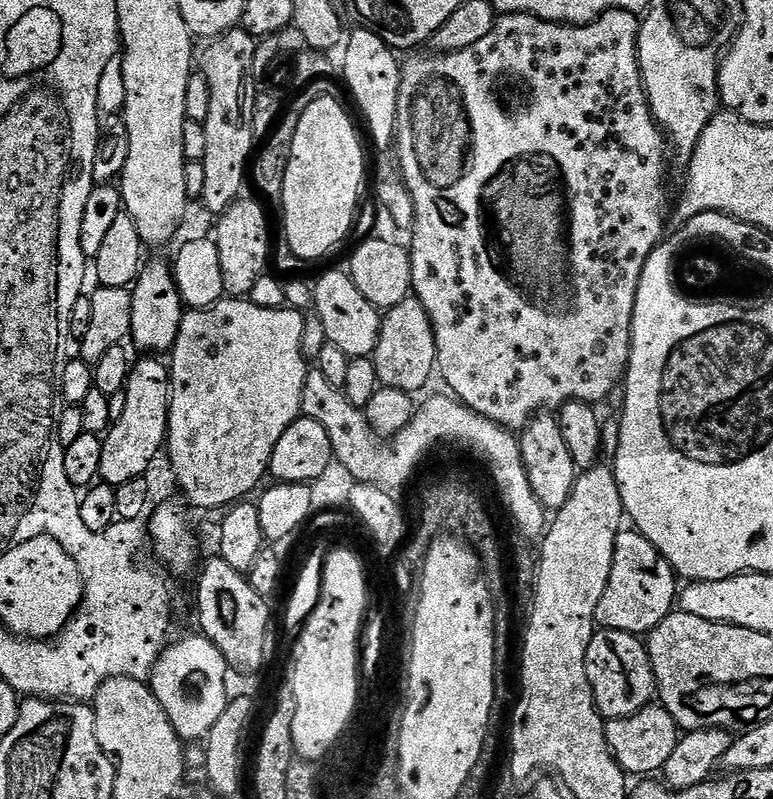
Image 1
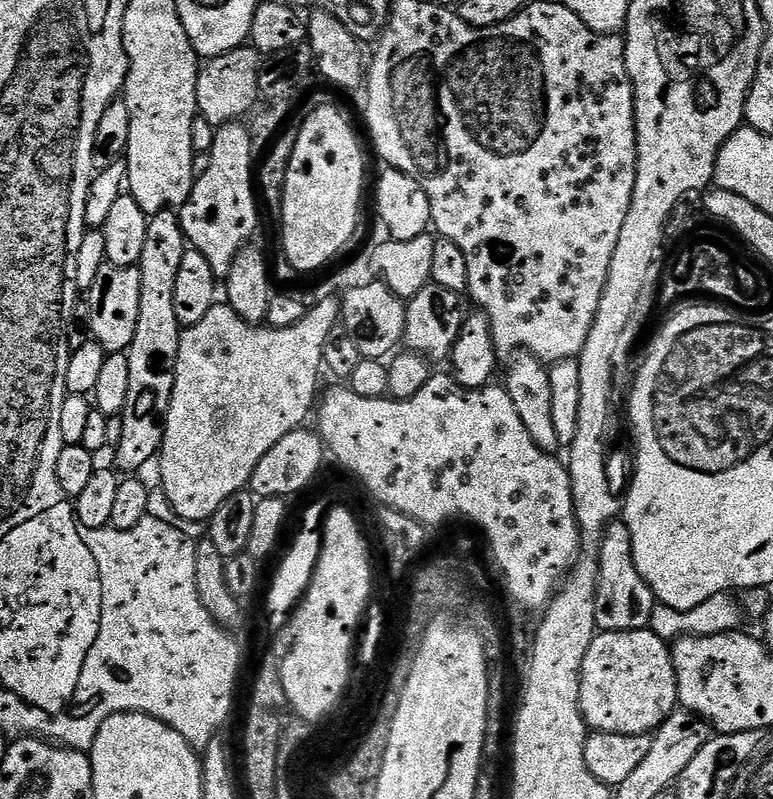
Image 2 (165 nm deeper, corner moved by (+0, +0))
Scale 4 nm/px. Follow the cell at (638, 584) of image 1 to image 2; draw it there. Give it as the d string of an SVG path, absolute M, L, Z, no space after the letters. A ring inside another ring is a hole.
M622 520L612 521L603 534L597 551L600 563L602 587L595 598L596 622L600 626L615 626L620 630L631 630L651 625L652 612L657 601L648 583L641 578L633 564L632 543L629 528Z

